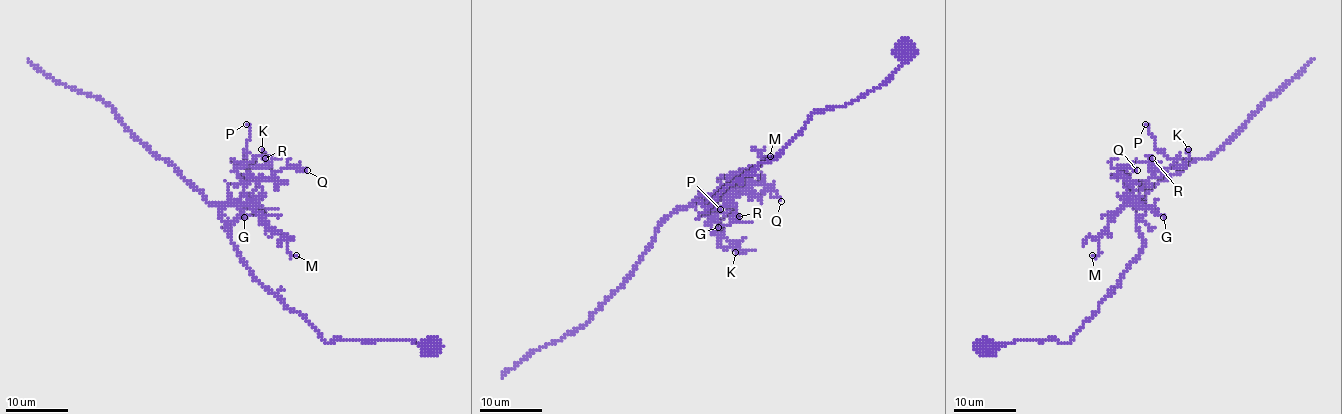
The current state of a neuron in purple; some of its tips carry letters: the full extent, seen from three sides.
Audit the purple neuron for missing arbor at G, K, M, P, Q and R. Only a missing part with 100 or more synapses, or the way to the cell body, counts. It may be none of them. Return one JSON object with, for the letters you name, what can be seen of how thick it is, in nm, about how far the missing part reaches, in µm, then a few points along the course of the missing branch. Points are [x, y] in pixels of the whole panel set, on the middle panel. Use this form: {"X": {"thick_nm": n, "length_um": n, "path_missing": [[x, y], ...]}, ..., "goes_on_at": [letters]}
{"goes_on_at": []}

